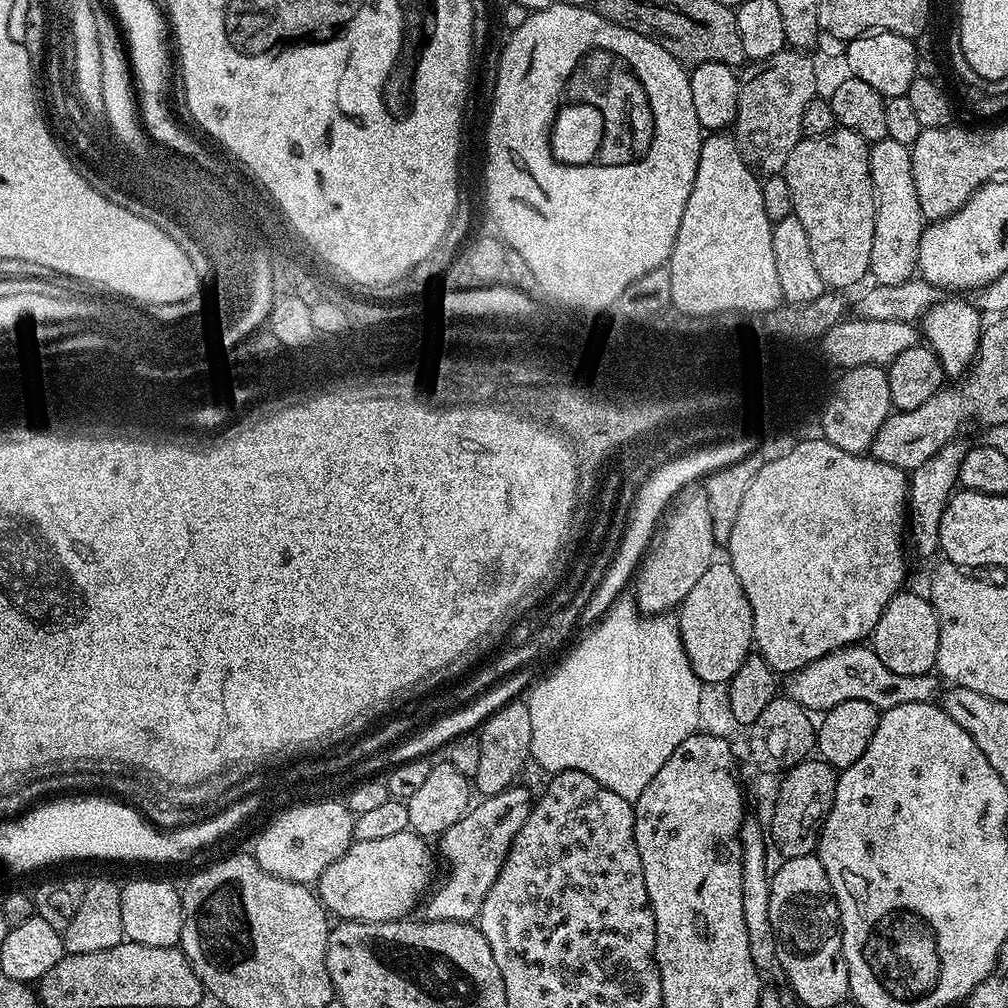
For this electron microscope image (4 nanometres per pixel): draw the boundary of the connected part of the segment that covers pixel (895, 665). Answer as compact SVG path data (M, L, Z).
M901 590L882 610L878 626L874 626L870 646L883 664L894 674L926 674L936 667L938 658L938 614L927 595Z

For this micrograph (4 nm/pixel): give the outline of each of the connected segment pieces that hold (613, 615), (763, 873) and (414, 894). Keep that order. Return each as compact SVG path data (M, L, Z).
M617 602L589 632L545 680L537 679L527 693L531 759L548 774L567 768L582 770L614 794L635 802L650 778L662 770L662 762L686 738L696 735L701 682L690 666L690 658L686 658L675 615L646 616L635 603Z
M747 819L740 828L740 849L742 850L742 910L746 923L747 941L750 947L750 956L754 960L755 968L775 985L785 983L785 972L777 956L777 940L774 938L773 926L770 924L770 896L769 886L770 864L768 868L768 836L761 826Z
M411 830L393 834L391 838L377 838L375 842L355 841L346 854L338 858L338 862L330 862L330 866L326 866L320 875L320 903L340 920L386 922L405 919L415 913L412 912L415 908L417 911L437 879L438 860L433 849L432 852L428 849L428 844L425 837L417 836Z

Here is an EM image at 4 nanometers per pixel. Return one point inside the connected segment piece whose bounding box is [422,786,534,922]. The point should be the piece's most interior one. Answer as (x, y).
(475, 848)

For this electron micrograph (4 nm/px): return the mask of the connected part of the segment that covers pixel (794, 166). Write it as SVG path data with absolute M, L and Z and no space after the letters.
M837 126L830 134L800 139L798 146L790 150L782 173L786 186L790 186L792 211L806 229L814 266L825 286L832 290L852 288L869 275L876 214L869 147L869 141Z

